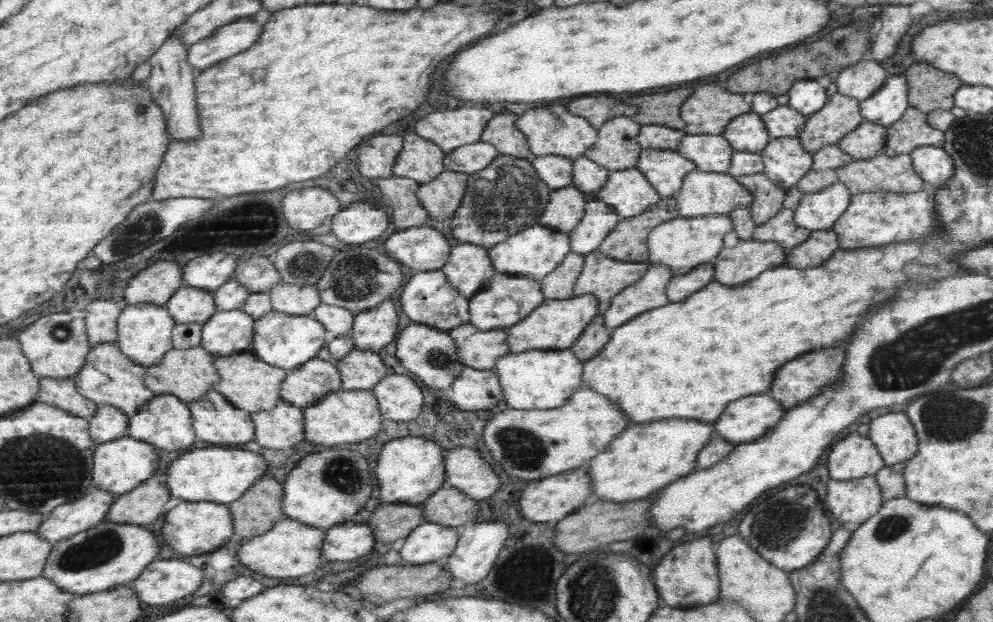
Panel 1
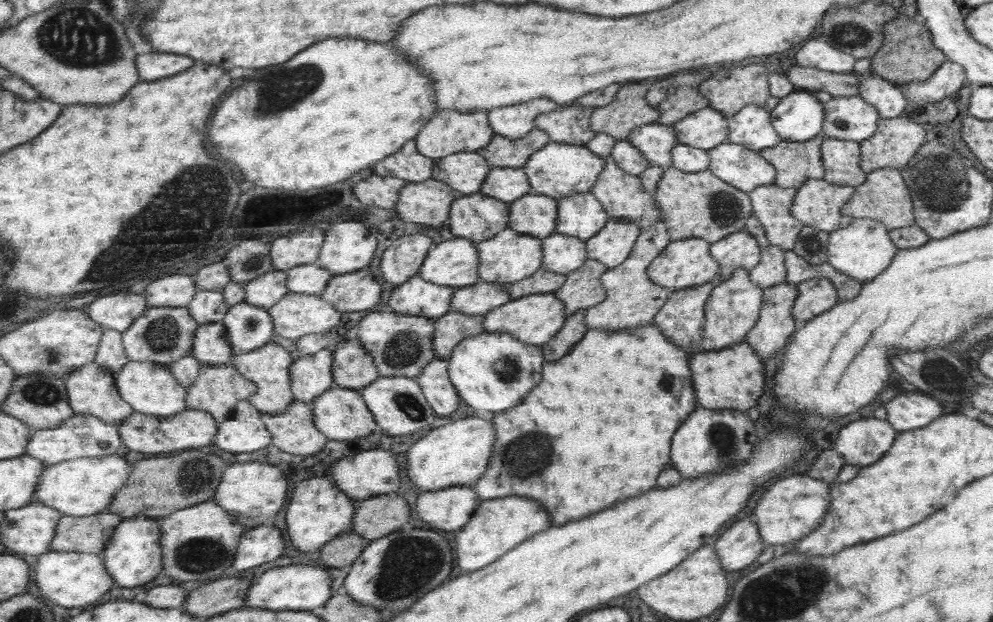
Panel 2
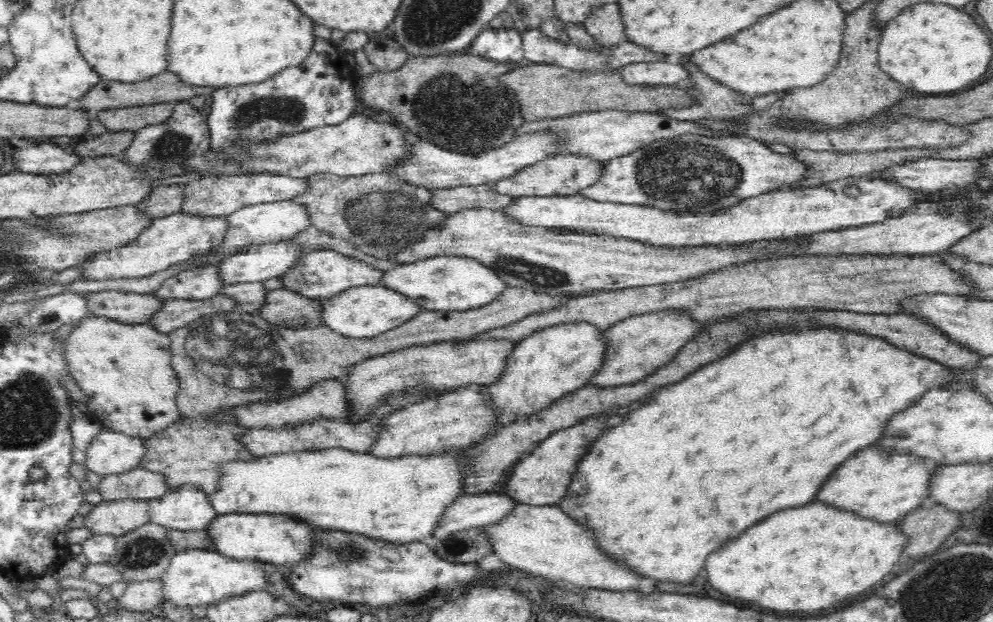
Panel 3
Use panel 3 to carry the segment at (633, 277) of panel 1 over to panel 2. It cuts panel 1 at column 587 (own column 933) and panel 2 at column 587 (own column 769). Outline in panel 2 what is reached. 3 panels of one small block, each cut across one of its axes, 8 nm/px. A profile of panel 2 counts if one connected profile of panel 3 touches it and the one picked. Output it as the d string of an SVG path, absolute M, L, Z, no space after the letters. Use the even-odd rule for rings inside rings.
M587 260L585 266L573 270L573 274L567 276L569 282L565 282L565 286L557 290L555 296L567 304L569 318L575 312L585 312L593 306L599 306L605 300L605 290L601 284L601 274L605 270L605 264Z

